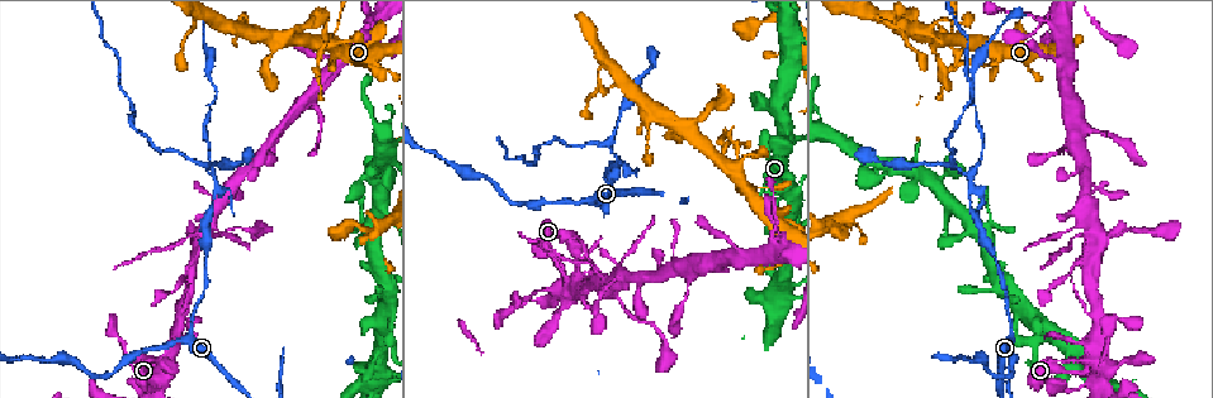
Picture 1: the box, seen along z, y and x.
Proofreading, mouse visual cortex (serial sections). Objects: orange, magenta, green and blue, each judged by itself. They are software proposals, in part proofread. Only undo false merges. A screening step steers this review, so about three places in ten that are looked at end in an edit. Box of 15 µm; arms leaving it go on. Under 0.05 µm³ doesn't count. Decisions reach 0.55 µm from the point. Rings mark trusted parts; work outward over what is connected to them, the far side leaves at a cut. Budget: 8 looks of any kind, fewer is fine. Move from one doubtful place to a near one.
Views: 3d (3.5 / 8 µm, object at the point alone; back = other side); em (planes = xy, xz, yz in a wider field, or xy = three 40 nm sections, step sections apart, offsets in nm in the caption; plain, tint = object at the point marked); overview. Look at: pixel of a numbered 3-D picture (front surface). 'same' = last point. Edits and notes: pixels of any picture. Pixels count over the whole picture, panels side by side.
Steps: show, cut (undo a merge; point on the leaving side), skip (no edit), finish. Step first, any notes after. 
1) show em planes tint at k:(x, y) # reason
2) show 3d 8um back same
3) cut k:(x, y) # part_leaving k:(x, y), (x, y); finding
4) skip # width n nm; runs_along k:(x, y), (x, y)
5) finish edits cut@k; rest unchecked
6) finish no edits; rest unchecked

show 3d 3.5um at 1:(768, 254) # thick turns thin

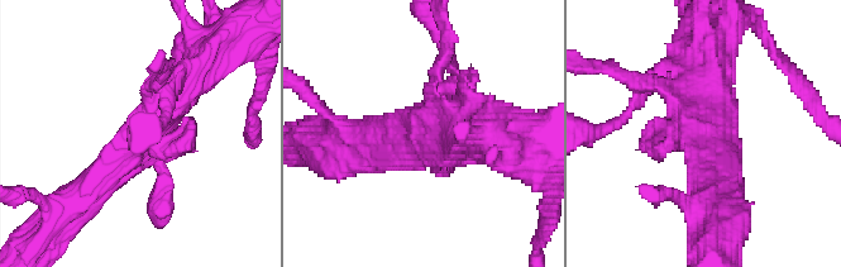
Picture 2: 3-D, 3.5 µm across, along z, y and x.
show em xy step 5 tint at 2:(706, 139) # shape alone is not enough

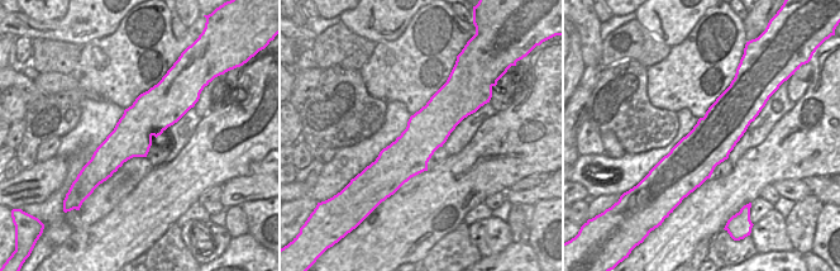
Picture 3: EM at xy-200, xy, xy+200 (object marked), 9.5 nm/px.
skip # runs_along 2:(85, 199), (186, 79); one cell here

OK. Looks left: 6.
show 3d 3.5um at 1:(717, 161)

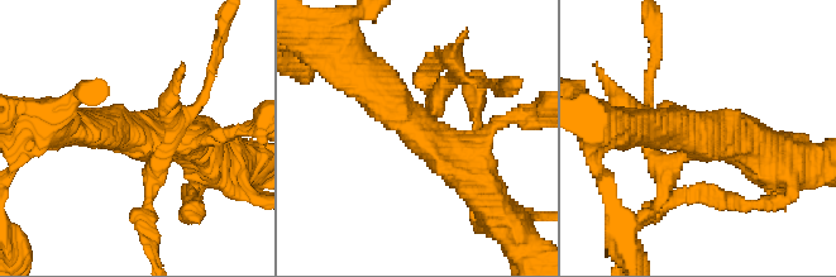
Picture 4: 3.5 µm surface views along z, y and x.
show em planes tint at 4:(697, 135) # arms 3; arm_widths 250, 450, 500 nm; now the EM

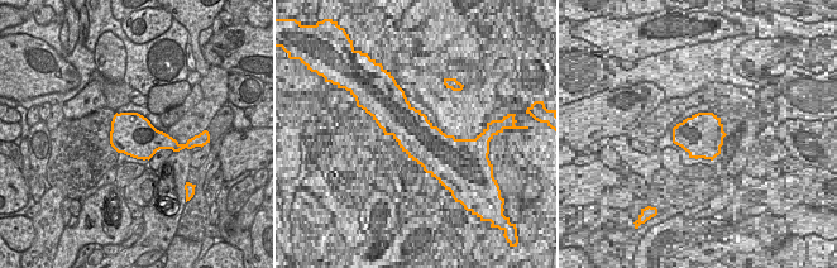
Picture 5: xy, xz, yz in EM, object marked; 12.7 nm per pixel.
cut 4:(149, 191) # width 550 nm; part_leaving 4:(435, 113), (455, 77), (486, 84); a second cell is stuck on

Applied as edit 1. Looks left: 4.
show overview

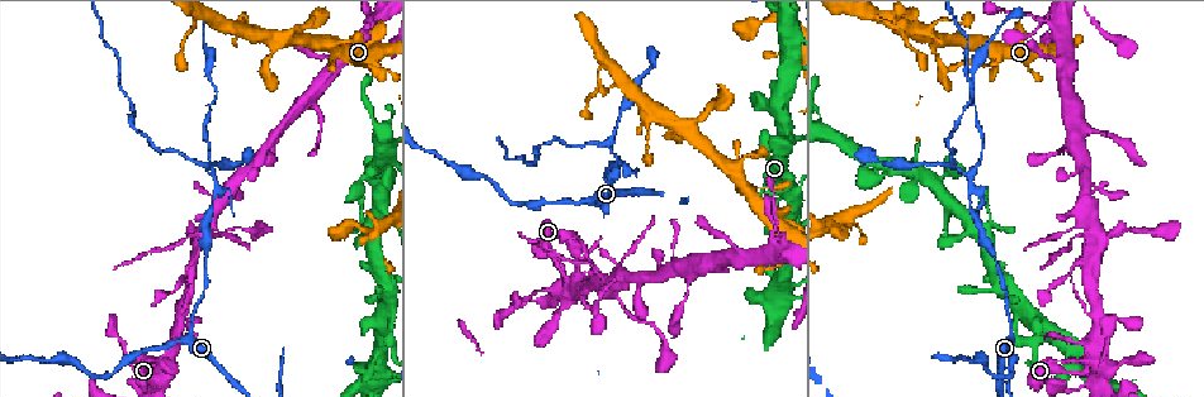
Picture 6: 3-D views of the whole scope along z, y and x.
show 3d 8um at 6:(619, 159) # branch point

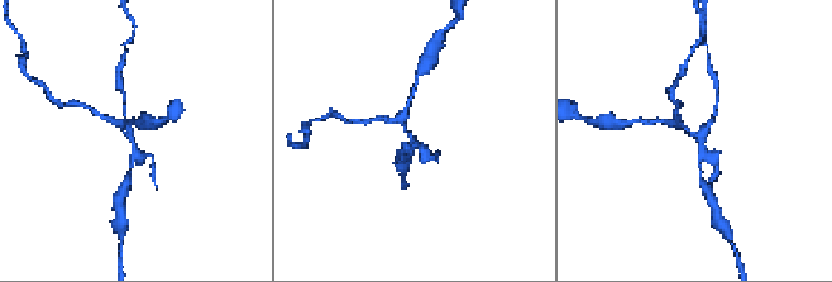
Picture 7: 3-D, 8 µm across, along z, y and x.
show em planes tint at 7:(132, 140) # arms 3; arm_widths 100, 150, 150 nm; need the tissue

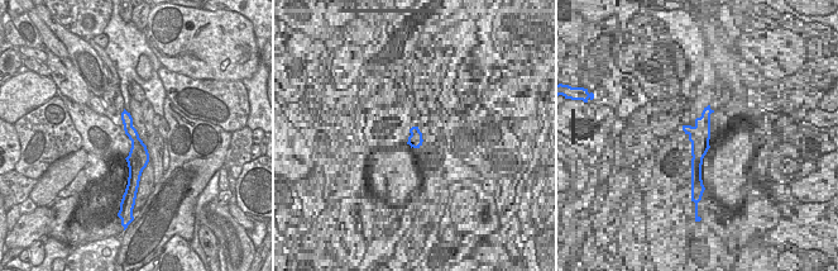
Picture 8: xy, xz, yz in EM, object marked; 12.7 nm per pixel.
cut 7:(678, 124) # width 240 nm; part_leaving 7:(702, 149), (696, 135), (669, 123); a second cell is stuck on

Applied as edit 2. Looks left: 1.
finish edits cut@4, cut@7; rest unchecked

